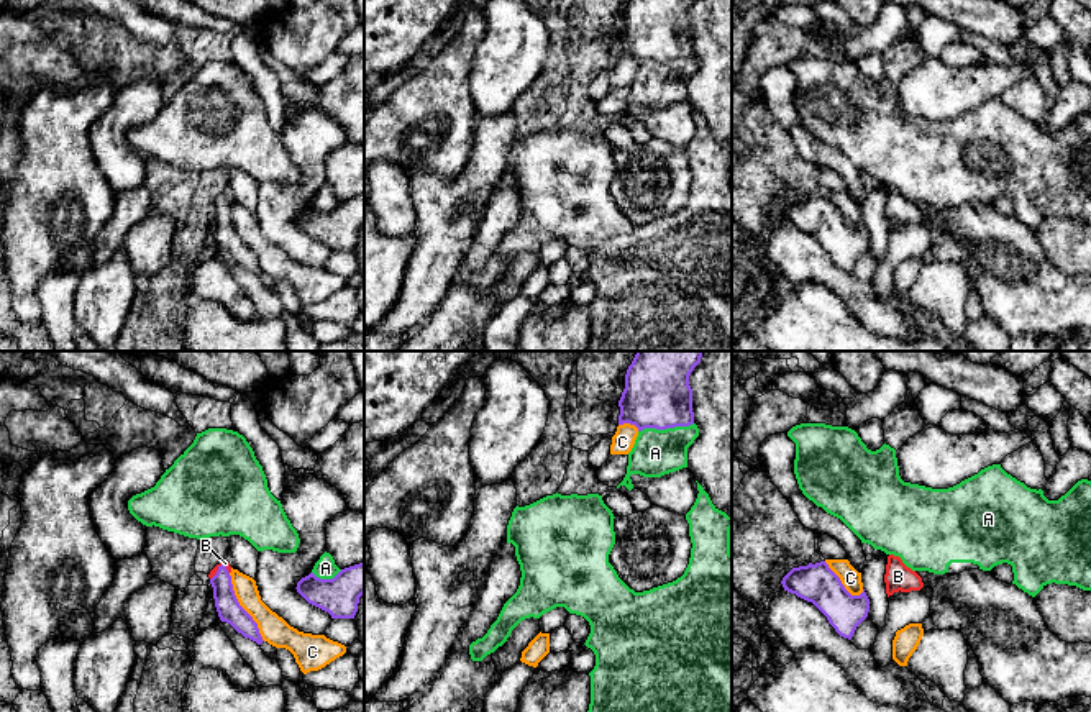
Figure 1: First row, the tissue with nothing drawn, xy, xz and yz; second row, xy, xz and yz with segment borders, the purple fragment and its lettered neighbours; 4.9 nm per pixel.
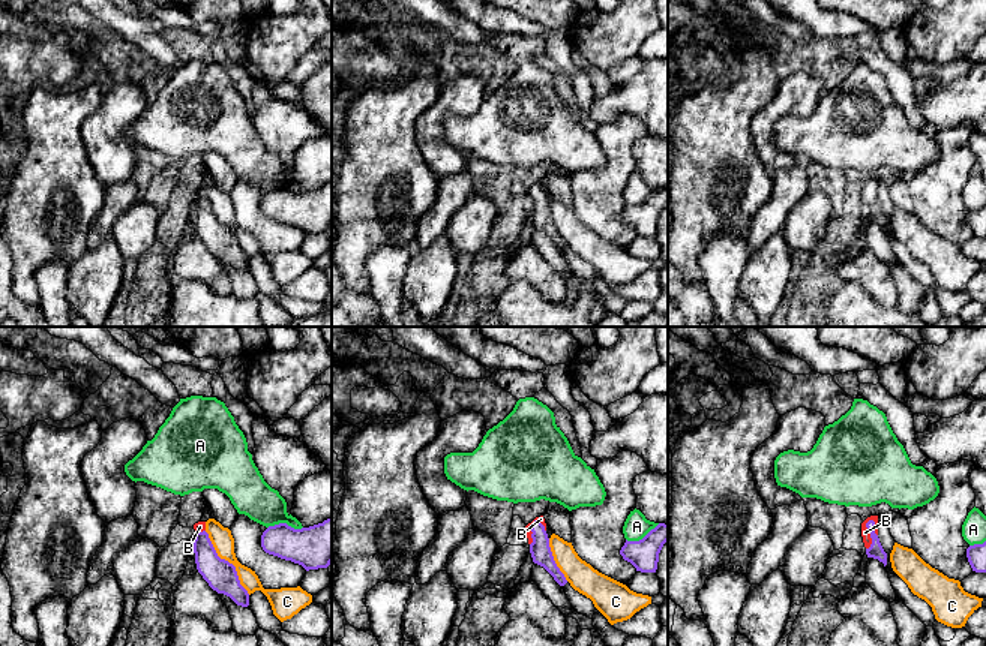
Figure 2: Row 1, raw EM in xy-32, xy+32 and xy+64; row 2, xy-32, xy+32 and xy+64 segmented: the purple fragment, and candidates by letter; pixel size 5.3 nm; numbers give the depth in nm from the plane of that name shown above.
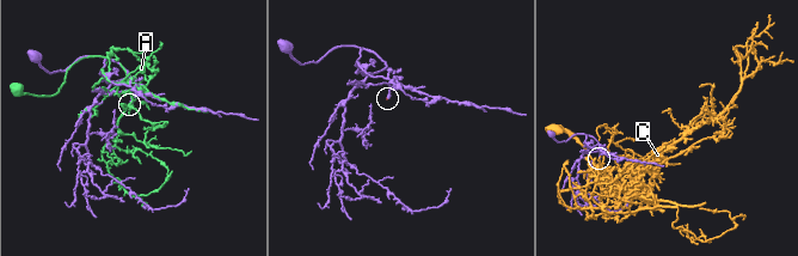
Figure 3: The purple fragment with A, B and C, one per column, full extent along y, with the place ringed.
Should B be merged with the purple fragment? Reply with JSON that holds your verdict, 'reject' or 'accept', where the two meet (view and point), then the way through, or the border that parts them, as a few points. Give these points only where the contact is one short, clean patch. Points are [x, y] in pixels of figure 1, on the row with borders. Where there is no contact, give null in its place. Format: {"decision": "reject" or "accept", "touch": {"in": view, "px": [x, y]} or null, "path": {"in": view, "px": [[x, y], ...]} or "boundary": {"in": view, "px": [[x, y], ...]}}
{"decision": "accept", "touch": {"in": "xy", "px": [219, 570]}, "path": {"in": "xy", "px": [[228, 609], [219, 570], [225, 563]]}}

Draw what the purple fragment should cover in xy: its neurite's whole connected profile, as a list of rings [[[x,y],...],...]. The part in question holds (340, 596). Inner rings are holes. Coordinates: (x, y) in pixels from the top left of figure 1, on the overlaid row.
[[[364,563],[341,569],[333,579],[320,579],[310,573],[295,589],[331,618],[354,618],[359,597],[364,594]]]

